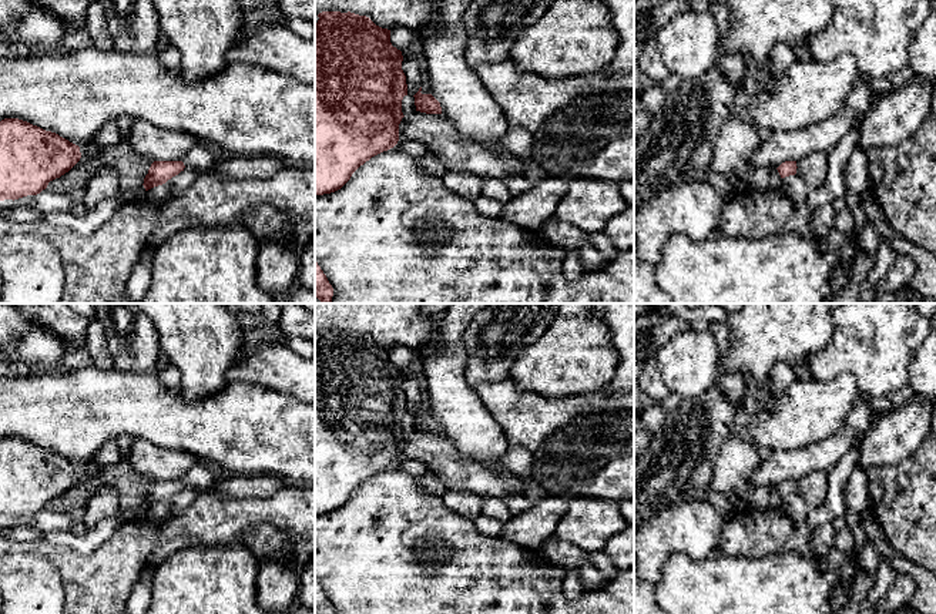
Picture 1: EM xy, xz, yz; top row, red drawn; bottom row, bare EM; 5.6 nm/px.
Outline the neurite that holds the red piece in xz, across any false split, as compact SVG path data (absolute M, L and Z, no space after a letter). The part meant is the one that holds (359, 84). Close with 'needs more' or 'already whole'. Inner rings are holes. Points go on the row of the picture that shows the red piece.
M322 11L315 24L315 197L340 189L352 174L372 157L393 148L405 117L402 100L407 95L402 51L392 46L390 30L355 13Z; already whole

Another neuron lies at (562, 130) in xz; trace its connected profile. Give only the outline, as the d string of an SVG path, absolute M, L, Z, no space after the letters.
M571 110L553 113L543 124L546 141L568 157L581 157L600 141L600 134L574 118Z

